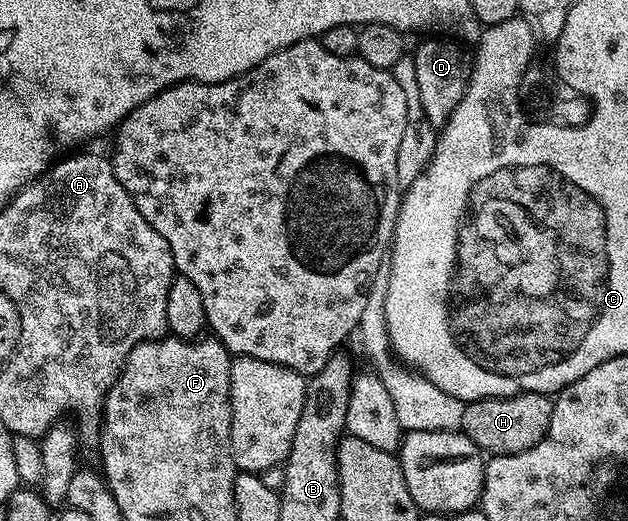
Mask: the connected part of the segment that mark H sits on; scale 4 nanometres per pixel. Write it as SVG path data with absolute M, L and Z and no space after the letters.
M538 392L471 401L464 407L460 428L487 455L513 456L532 449L544 437L549 428L553 403L549 395Z

